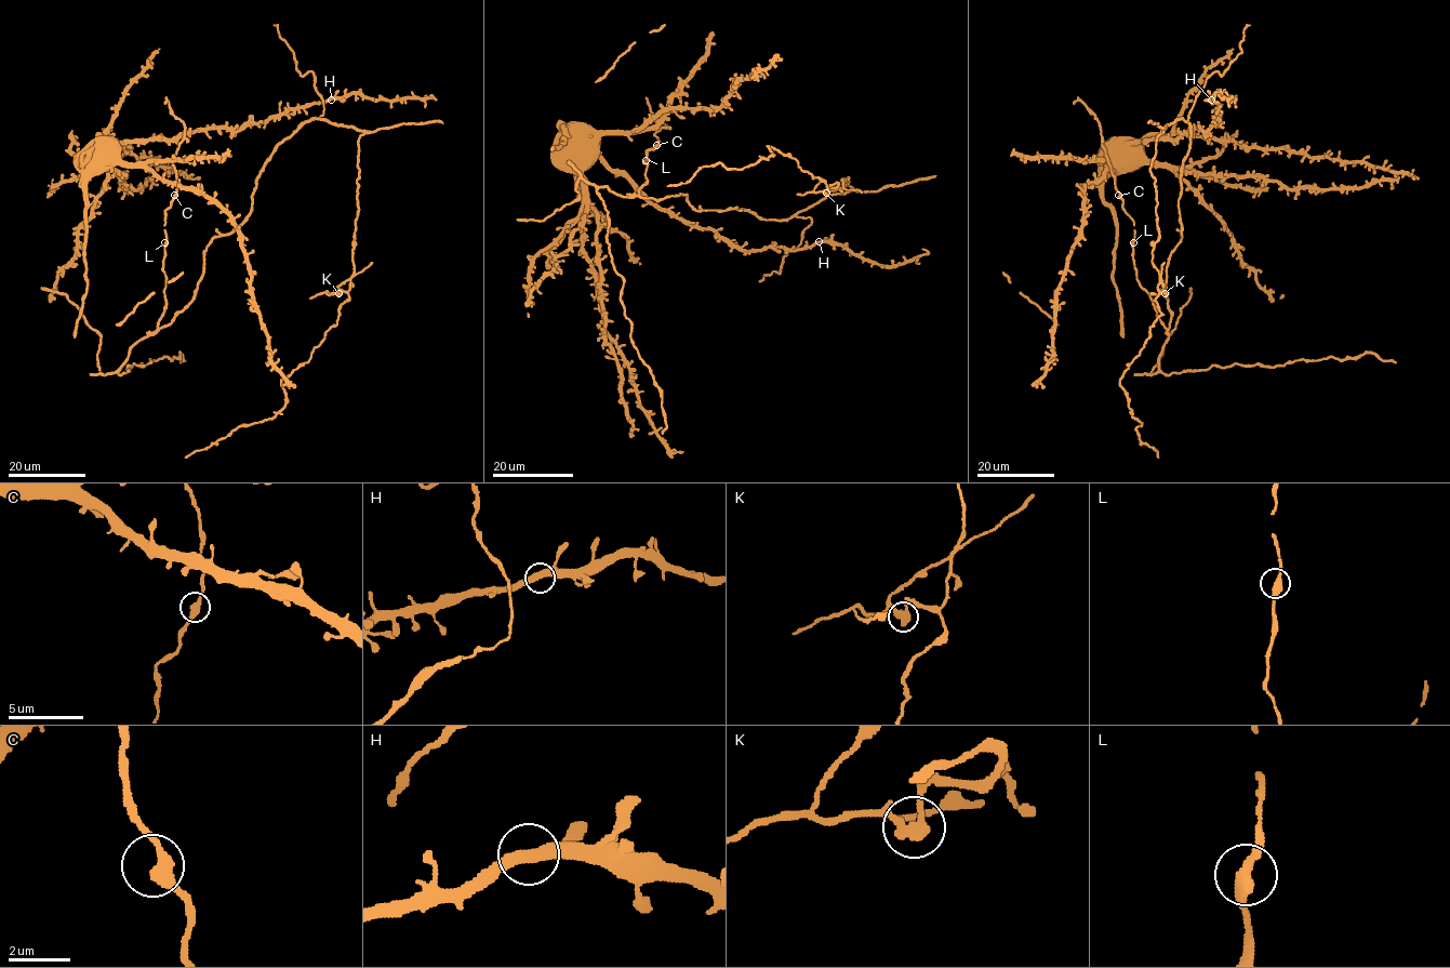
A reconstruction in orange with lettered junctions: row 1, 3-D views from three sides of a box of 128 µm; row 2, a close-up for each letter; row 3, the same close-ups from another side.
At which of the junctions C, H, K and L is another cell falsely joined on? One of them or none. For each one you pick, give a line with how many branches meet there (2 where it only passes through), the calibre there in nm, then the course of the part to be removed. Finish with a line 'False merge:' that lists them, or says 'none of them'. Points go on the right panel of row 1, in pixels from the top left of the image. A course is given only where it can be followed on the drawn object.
K: branches 2; calibre 380 nm; course (1165, 294), (1160, 274), (1164, 262)
False merge: K

